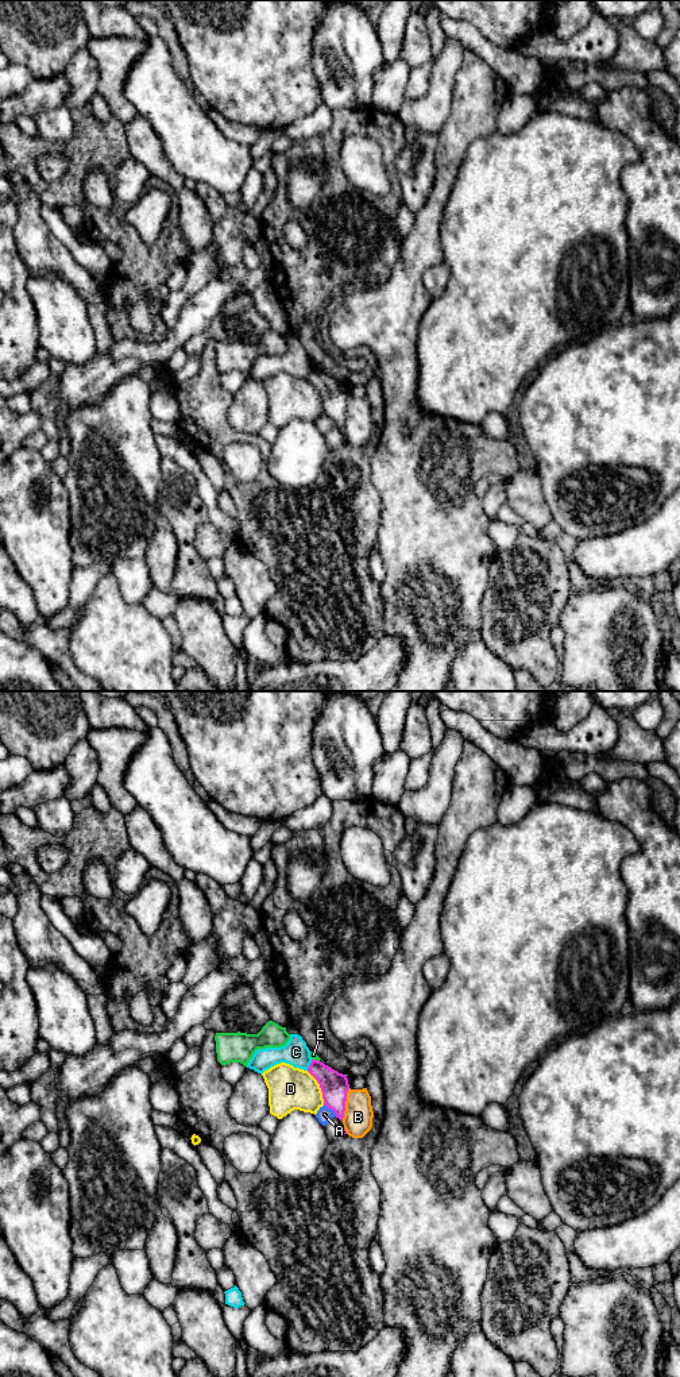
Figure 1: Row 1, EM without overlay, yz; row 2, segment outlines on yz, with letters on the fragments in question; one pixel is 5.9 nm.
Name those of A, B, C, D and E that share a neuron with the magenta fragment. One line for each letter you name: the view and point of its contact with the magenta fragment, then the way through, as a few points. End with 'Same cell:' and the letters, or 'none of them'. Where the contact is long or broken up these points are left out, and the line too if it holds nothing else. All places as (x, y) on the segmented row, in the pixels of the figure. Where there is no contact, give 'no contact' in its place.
Same cell: none of them

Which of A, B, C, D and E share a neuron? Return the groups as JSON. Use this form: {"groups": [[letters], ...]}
{"groups": [["A"], ["B"], ["C"], ["D"], ["E"]]}

